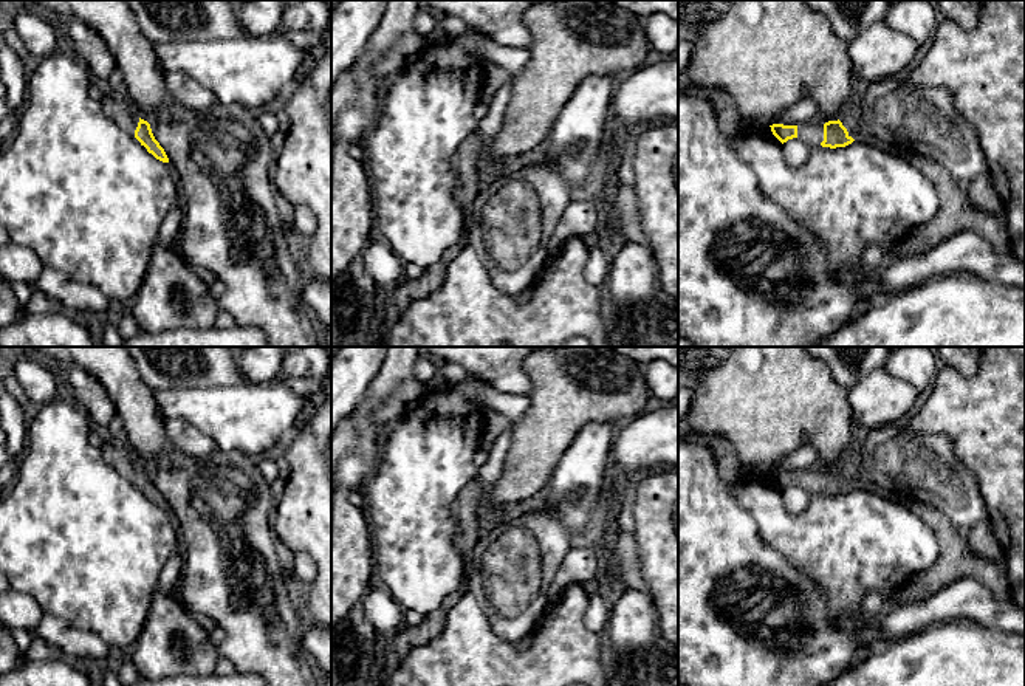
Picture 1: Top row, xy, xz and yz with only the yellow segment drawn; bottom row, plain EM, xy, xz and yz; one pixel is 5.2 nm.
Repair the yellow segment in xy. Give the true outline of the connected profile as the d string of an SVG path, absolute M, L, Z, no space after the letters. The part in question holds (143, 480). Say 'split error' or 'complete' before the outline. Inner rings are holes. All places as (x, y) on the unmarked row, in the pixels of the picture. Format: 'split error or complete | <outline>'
split error | M108 440L102 448L107 461L118 469L127 480L133 482L141 492L156 506L169 509L169 505L159 489L155 486L150 471L116 440Z

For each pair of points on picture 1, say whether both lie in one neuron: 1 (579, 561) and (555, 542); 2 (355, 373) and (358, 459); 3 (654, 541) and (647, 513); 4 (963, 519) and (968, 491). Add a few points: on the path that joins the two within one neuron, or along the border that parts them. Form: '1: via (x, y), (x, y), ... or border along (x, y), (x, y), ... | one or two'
1: border along (572, 548), (550, 584) | two
2: border along (377, 375), (364, 400), (347, 417) | two
3: via (654, 535), (654, 519) | one
4: via (963, 513), (965, 497) | one

